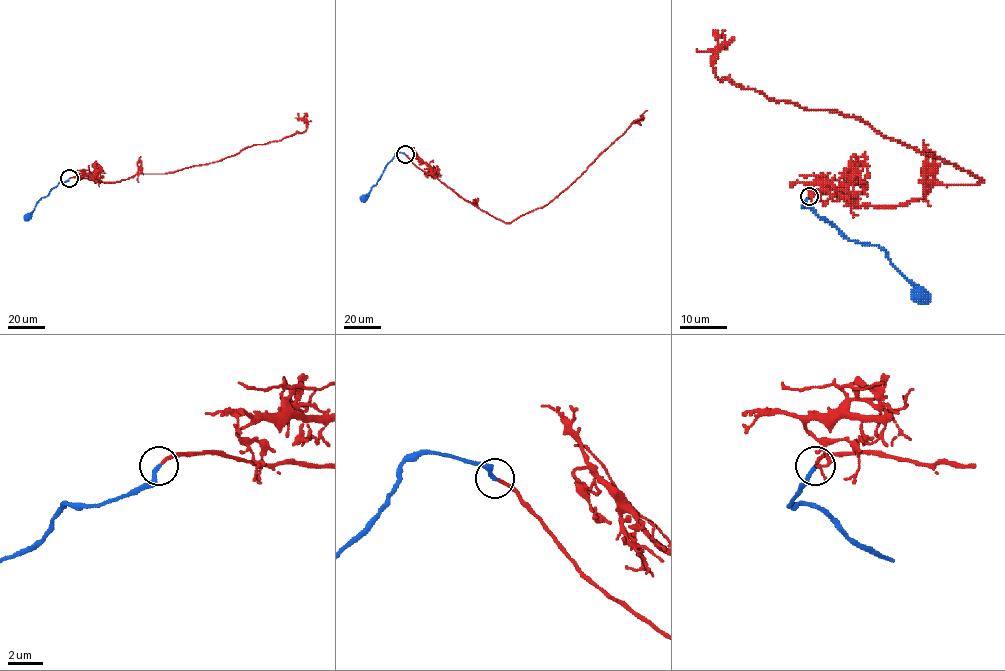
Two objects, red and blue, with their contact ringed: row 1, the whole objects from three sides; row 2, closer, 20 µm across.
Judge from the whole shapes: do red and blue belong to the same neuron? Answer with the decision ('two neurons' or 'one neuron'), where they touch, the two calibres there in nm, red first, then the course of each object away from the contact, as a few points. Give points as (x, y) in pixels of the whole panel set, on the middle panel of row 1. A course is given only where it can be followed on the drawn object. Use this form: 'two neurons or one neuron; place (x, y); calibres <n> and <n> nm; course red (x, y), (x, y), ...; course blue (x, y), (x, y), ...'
one neuron; place (405, 154); calibres 180 and 240 nm; course red (405, 155), (417, 167), (433, 174), (466, 200), (510, 223), (553, 200), (642, 116), (633, 121); course blue (405, 155), (395, 153), (363, 199)

